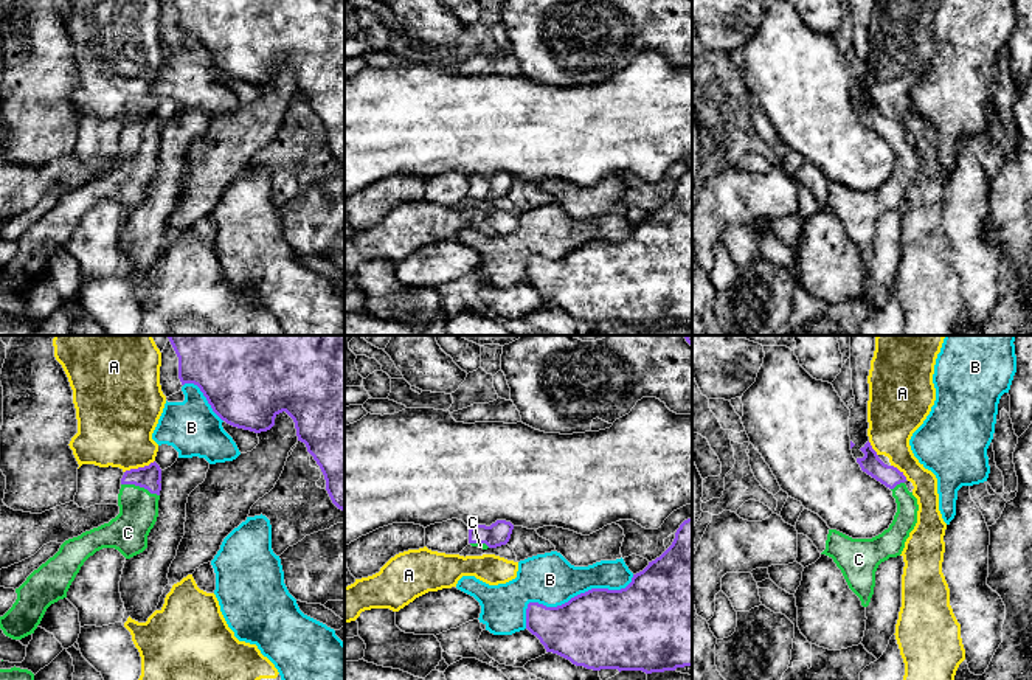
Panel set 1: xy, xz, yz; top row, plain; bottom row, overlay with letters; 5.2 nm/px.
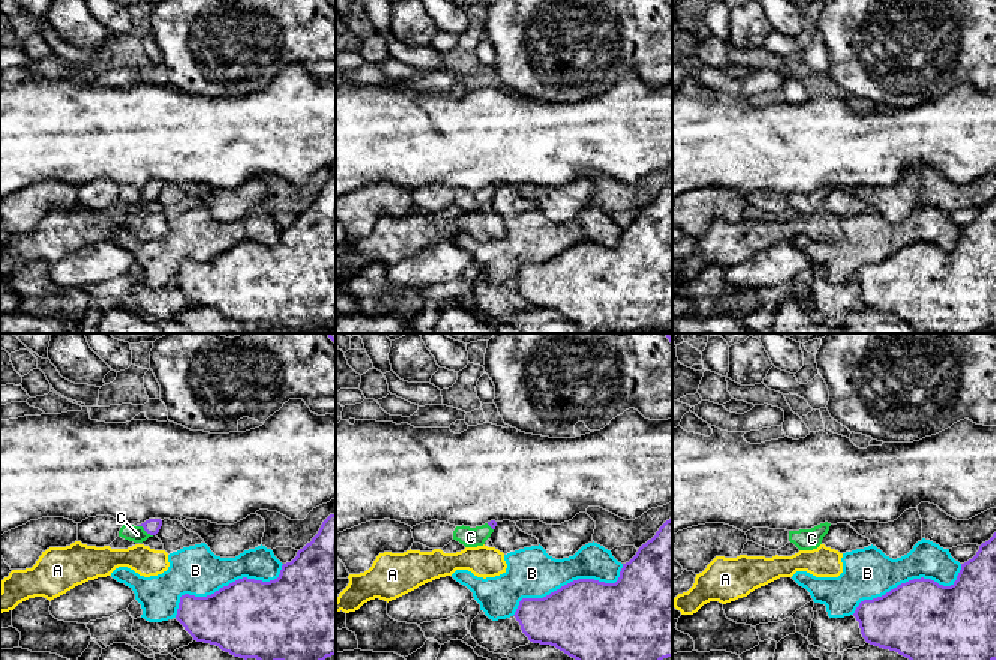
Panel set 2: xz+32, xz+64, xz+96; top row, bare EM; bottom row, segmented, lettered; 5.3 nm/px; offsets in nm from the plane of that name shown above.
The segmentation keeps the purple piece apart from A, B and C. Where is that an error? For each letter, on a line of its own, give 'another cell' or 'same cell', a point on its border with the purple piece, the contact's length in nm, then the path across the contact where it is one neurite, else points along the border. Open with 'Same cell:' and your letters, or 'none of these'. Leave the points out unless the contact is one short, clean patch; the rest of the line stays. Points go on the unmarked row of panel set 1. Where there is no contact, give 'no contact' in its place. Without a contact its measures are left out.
Same cell: C
A: another cell; contact xy (138, 120); length 170 nm
B: another cell; contact xz (571, 250); length 650 nm
C: same cell; contact xy (140, 138); length 220 nm; way xy (148, 129), (140, 138), (138, 166), (128, 185)

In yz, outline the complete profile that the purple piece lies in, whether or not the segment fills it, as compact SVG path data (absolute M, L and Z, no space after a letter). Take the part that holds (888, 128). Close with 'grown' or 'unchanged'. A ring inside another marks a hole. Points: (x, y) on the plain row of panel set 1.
M869 93L860 102L864 106L864 109L857 110L857 115L860 116L863 124L892 143L892 149L897 155L897 165L889 180L872 191L852 191L836 182L829 182L826 202L821 206L833 211L836 219L841 222L849 241L860 250L861 258L868 259L874 247L875 224L881 214L902 206L905 194L917 175L919 157L917 151L913 147L913 144L908 143L905 137L906 129L903 127L903 124L900 124L894 118L885 116L878 110Z; grown

